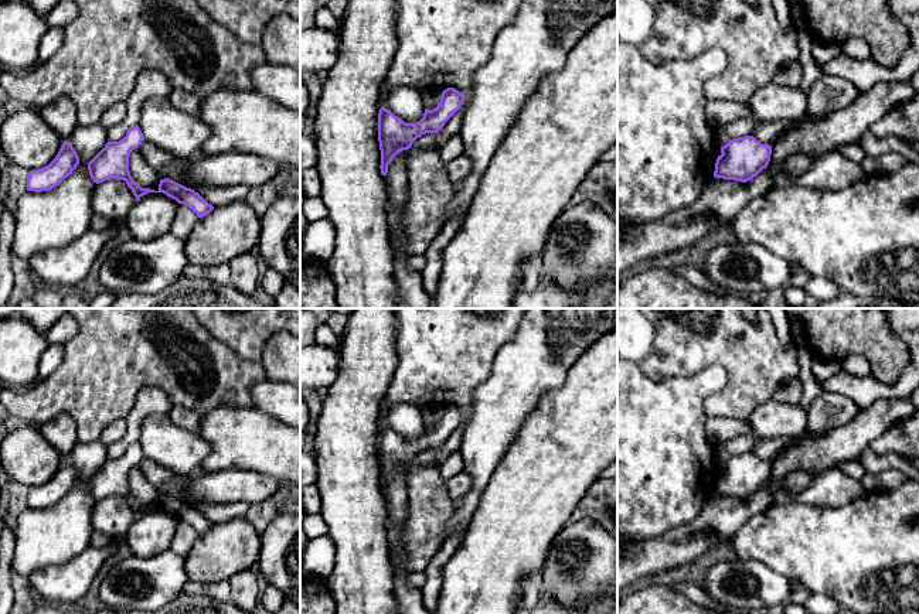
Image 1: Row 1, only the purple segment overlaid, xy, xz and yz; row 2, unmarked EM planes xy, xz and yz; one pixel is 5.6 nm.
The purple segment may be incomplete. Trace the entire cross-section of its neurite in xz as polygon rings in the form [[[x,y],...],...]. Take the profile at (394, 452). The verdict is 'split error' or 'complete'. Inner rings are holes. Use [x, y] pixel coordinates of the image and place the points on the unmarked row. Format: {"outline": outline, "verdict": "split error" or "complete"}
{"outline": [[[455,405],[442,409],[440,419],[432,427],[425,426],[423,434],[416,440],[405,440],[384,423],[378,430],[378,458],[381,467],[381,491],[387,492],[388,481],[394,474],[411,465],[412,460],[426,450],[438,450],[445,440],[460,426],[464,413]]], "verdict": "complete"}

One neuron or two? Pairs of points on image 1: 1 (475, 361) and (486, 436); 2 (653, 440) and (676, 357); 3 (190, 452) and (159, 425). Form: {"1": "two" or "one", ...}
{"1": "two", "2": "two", "3": "one"}

